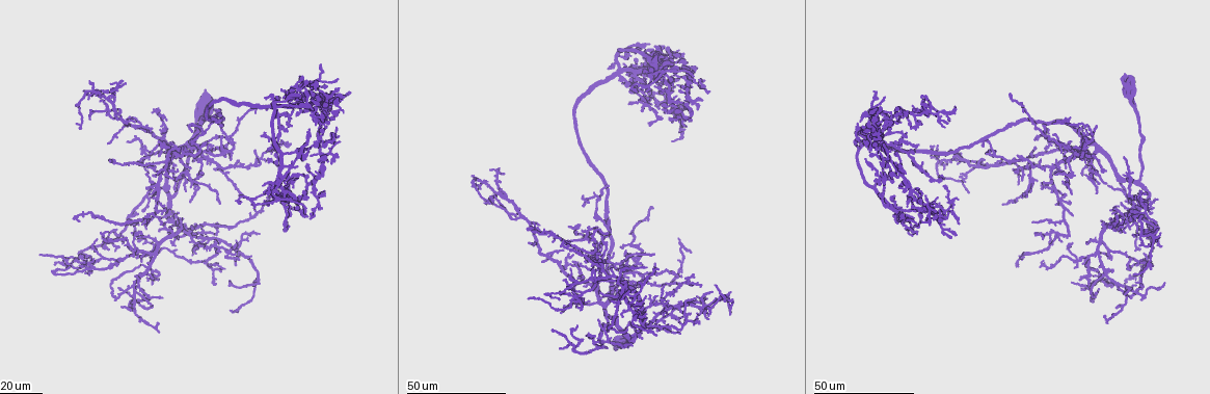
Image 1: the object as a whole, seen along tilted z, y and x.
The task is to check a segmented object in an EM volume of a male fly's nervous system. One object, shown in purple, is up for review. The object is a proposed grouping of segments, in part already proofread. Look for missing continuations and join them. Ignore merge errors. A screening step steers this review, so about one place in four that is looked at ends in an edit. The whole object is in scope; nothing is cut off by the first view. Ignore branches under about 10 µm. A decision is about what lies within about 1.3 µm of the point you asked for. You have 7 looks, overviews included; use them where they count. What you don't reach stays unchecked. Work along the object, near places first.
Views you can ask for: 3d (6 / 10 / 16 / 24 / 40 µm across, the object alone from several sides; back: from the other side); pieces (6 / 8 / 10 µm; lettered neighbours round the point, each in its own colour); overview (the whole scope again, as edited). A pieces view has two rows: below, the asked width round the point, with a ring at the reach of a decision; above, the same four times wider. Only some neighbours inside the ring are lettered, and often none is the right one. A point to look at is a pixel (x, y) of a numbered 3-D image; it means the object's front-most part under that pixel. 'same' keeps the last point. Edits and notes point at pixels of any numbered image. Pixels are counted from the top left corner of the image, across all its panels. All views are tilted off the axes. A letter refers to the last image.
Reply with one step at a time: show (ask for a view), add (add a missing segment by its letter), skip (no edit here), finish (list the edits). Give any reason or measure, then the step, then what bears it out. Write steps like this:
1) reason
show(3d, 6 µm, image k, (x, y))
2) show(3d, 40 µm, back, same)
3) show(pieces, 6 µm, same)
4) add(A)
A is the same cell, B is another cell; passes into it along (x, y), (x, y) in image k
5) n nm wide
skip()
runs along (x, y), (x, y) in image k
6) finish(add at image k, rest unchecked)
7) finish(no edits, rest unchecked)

tapers out
show(3d, 24 µm, image 1, (655, 255))

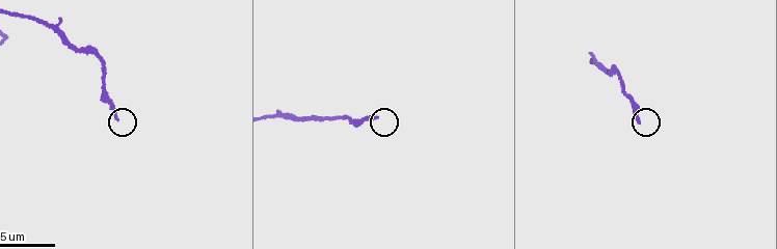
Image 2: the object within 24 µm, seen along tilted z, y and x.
what lies round it
show(pieces, 8 µm, image 2, (637, 122))

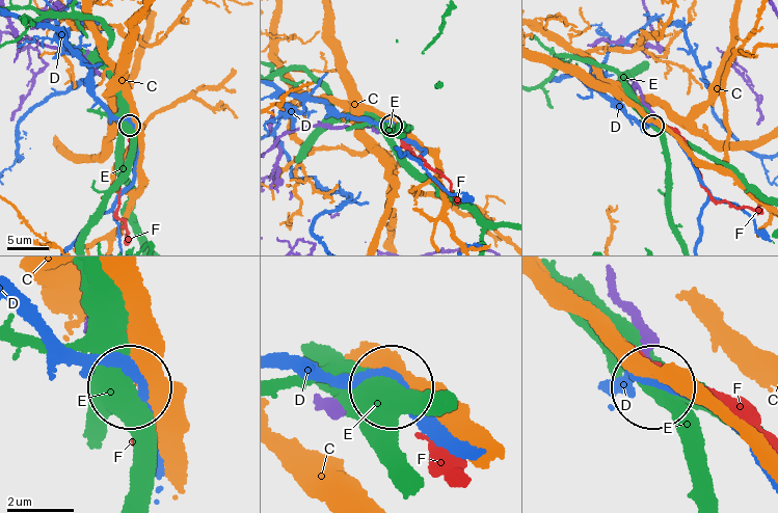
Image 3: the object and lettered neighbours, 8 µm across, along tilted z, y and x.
skip()
C, D, E and F are other cells; runs along (279, 138), (309, 127), (390, 126) in image 3; no lettered segment goes on from it

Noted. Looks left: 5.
branch stops here
show(3d, 40 µm, image 1, (253, 150))

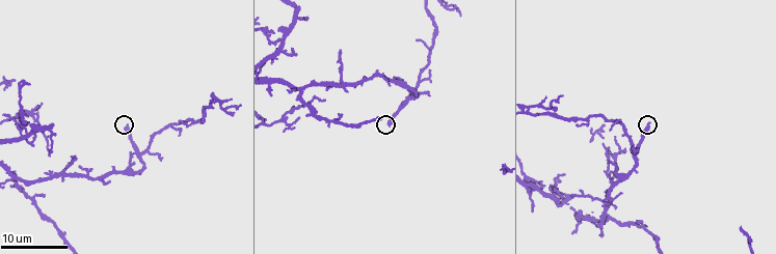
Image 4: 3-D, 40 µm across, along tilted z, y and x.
what lies round it
show(pieces, 8 µm, image 4, (647, 123))

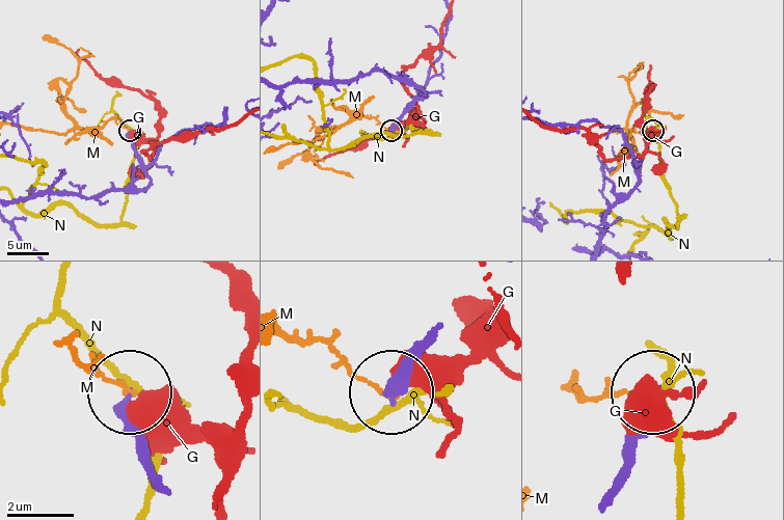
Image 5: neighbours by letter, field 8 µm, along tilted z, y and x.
270 nm wide
skip()
G, M and N are other cells; runs along (95, 196), (113, 190), (137, 191), (150, 182), (129, 131) in image 5; none of them fits

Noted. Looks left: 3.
end of a long branch
show(3d, 40 µm, image 1, (128, 140))

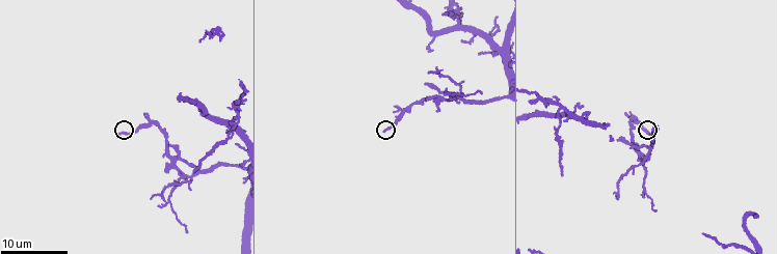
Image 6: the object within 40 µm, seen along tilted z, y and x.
show(pieces, 6 µm, image 6, (383, 132))

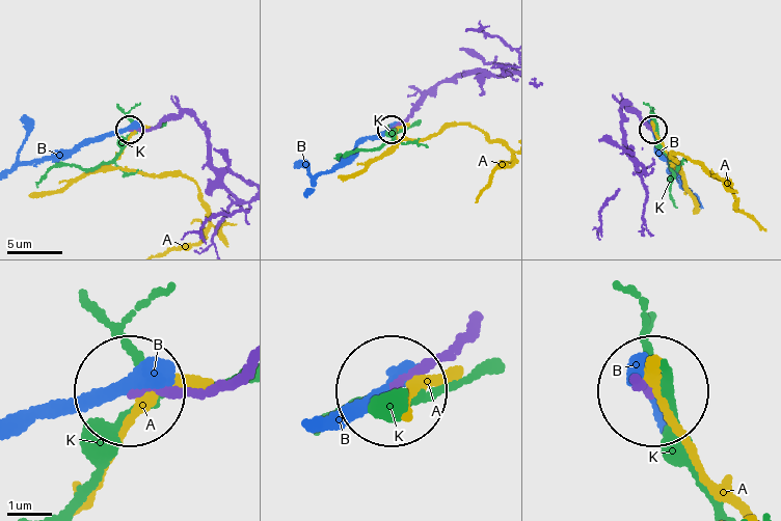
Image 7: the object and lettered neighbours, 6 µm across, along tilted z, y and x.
170 nm wide
skip()
A, B and K are other cells; none of them fits

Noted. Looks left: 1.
finish(no edits, rest unchecked)

